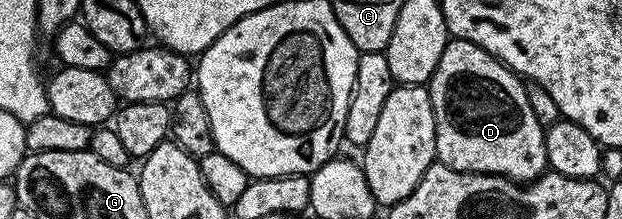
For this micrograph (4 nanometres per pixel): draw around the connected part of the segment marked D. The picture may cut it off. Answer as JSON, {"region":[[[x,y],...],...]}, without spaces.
{"region":[[[450,39],[427,85],[435,114],[436,159],[456,172],[481,172],[484,176],[507,176],[510,180],[536,180],[546,171],[545,129],[535,122],[531,102],[527,102],[522,77],[469,40]]]}

